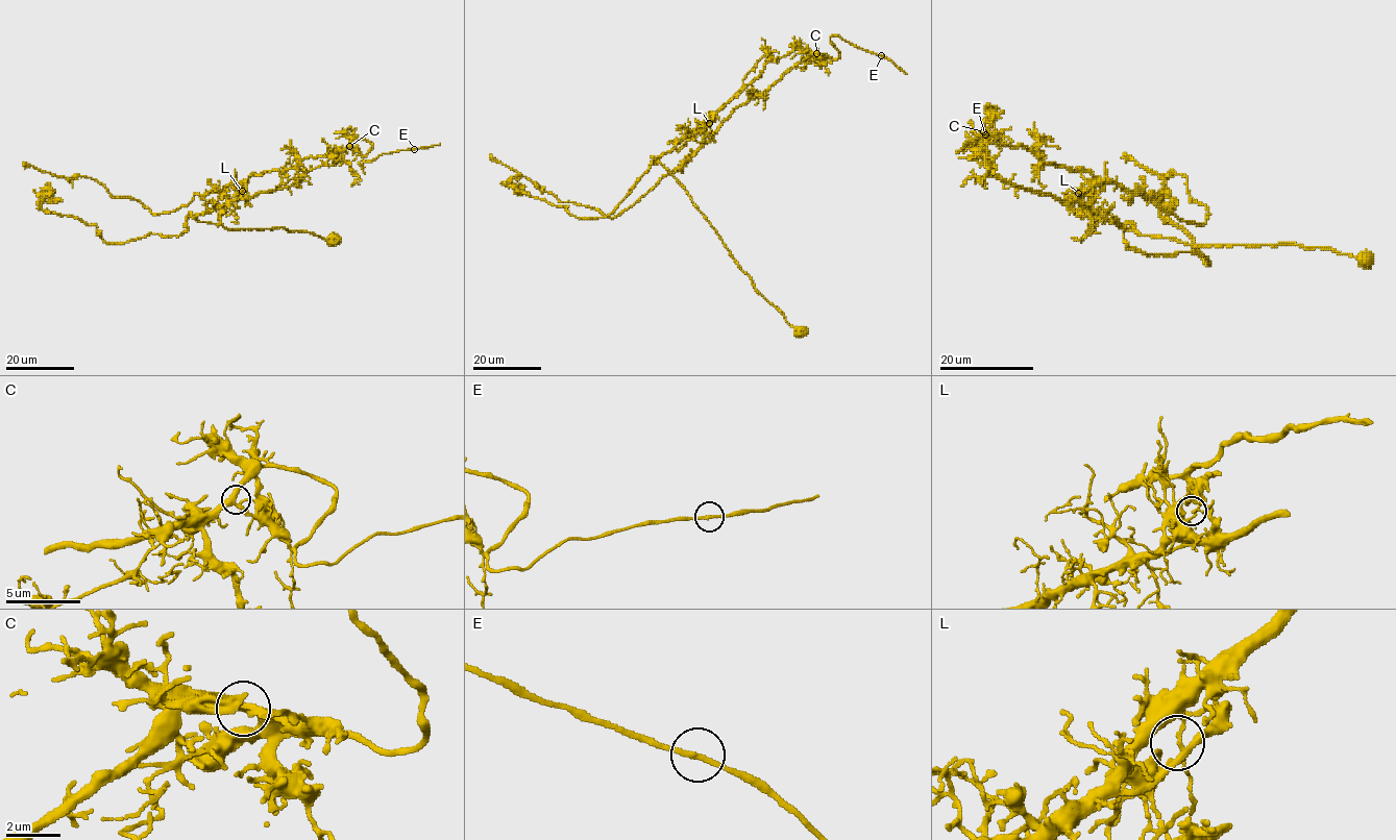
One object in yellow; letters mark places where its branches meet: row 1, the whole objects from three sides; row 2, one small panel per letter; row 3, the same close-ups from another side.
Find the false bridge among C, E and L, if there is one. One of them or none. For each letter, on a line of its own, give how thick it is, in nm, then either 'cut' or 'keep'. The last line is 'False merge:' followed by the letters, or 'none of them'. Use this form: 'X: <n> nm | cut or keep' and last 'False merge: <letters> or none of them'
C: 320 nm | keep
E: 190 nm | keep
L: 110 nm | cut
False merge: L

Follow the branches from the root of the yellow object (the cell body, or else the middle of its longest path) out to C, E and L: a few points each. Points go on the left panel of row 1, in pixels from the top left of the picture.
C: (226, 204), (238, 197), (253, 197), (260, 192), (288, 188), (301, 175), (322, 166), (332, 155), (349, 146)
E: (226, 204), (238, 197), (288, 188), (356, 139), (372, 144), (365, 162), (415, 149)
L: (226, 204), (242, 191)

